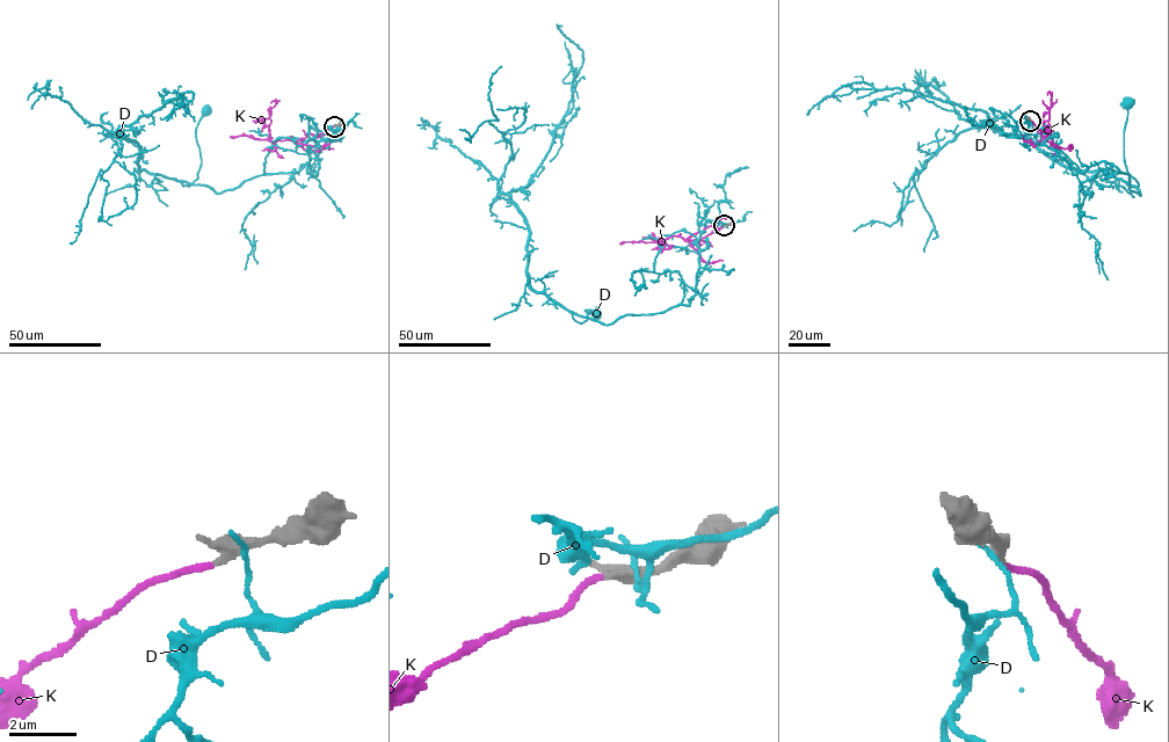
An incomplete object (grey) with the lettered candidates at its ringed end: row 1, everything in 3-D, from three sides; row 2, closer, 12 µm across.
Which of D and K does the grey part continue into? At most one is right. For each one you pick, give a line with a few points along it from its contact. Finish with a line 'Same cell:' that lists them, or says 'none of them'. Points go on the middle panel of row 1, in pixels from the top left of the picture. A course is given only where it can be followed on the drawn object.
K: via (724, 225), (698, 241), (673, 235), (658, 242), (665, 245), (660, 241)
Same cell: K

